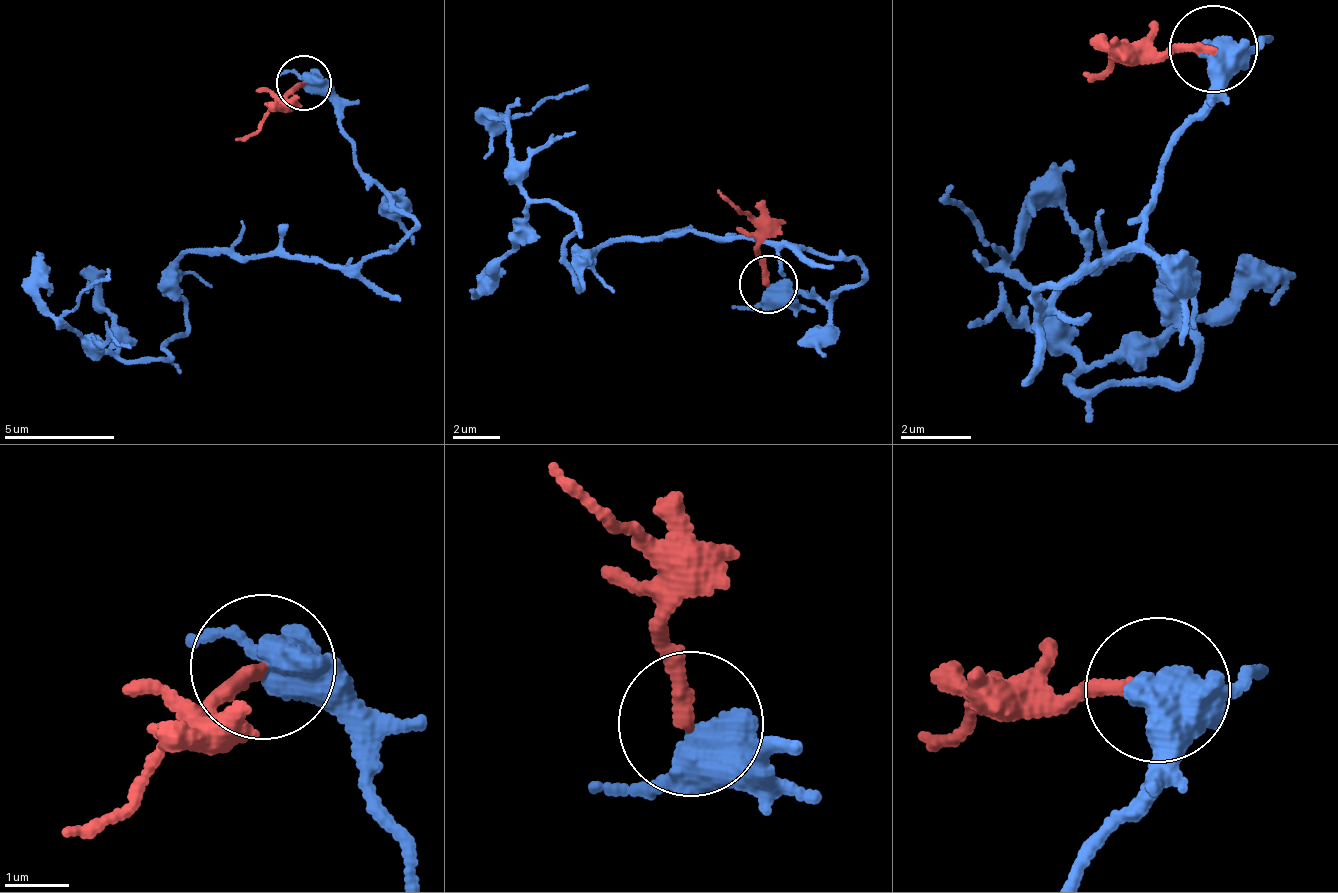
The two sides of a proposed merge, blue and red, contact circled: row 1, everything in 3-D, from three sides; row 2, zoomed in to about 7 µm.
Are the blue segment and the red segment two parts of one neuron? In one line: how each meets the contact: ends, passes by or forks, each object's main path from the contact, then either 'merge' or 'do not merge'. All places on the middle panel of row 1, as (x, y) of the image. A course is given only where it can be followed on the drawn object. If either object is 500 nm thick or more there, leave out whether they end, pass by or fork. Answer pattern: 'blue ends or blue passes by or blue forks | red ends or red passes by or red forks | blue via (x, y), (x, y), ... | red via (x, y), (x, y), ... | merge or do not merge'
blue via (770, 282), (830, 302), (859, 262), (621, 233), (576, 294), (574, 222), (530, 201), (510, 120), (586, 92) | red via (770, 282), (755, 222), (718, 188) | do not merge

